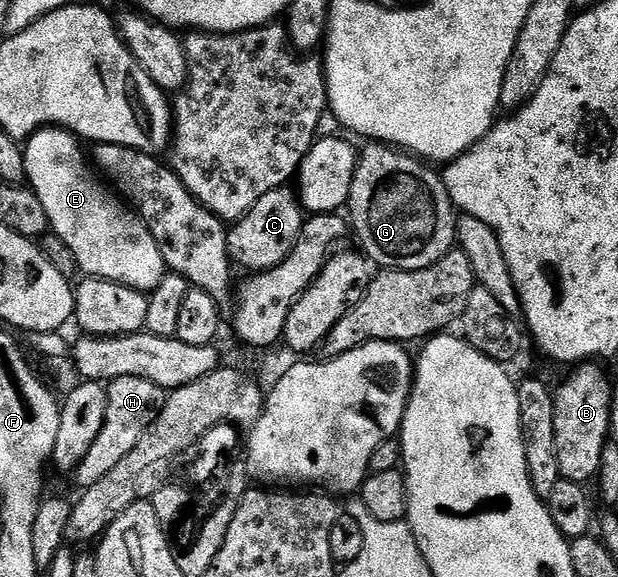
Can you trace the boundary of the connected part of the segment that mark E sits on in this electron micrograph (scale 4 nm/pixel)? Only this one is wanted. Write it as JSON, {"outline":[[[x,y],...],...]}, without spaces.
{"outline":[[[59,127],[39,129],[33,133],[24,145],[27,184],[38,195],[38,199],[42,199],[51,232],[59,235],[62,243],[66,243],[66,247],[74,251],[74,259],[81,274],[116,281],[119,285],[137,289],[139,293],[151,294],[152,290],[158,287],[158,283],[162,283],[166,272],[162,251],[143,221],[97,176],[89,158],[88,161],[84,158],[79,144],[81,145],[81,142],[76,134]]]}

